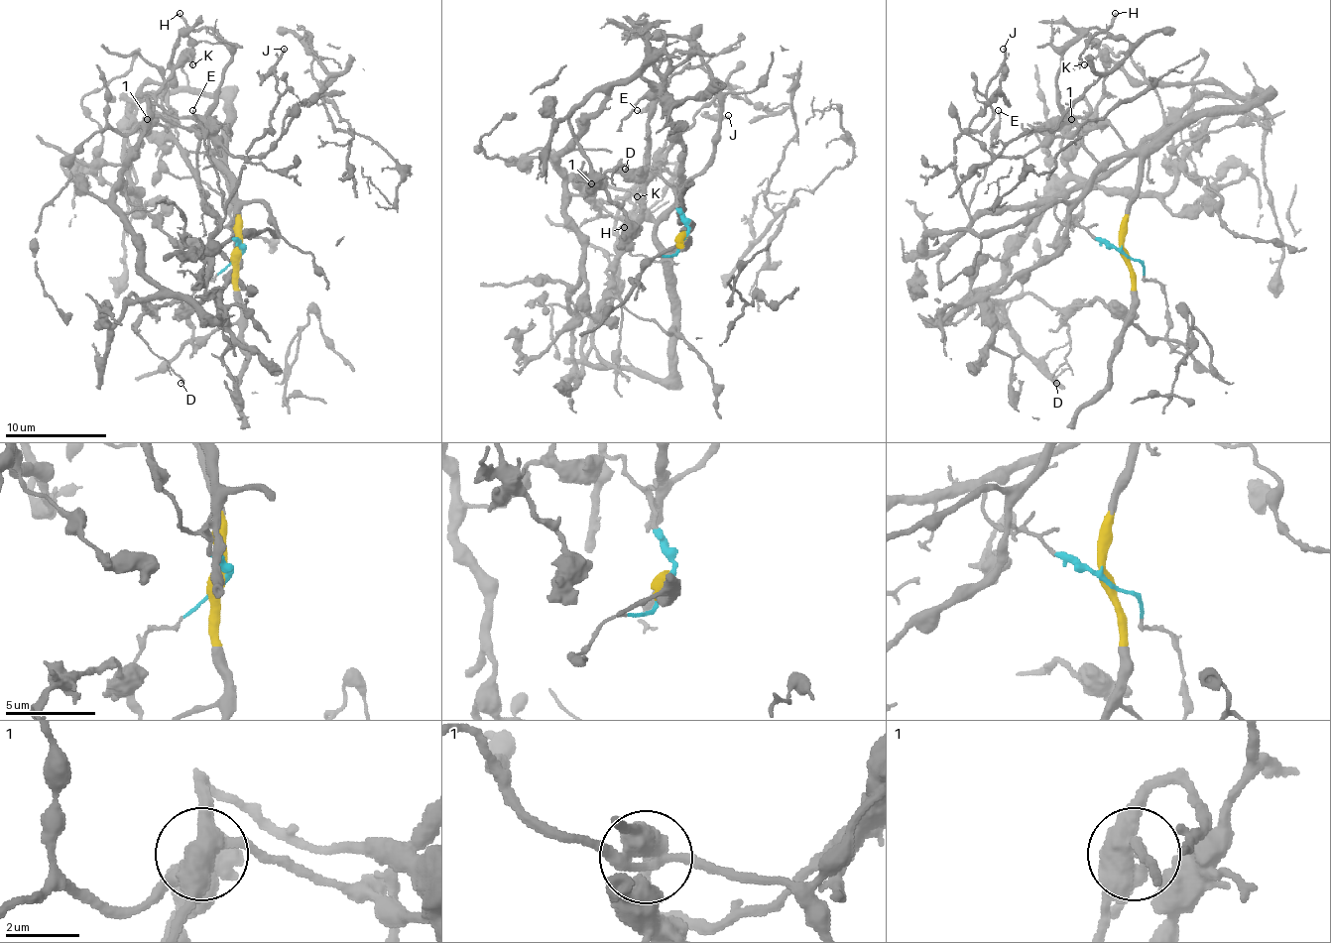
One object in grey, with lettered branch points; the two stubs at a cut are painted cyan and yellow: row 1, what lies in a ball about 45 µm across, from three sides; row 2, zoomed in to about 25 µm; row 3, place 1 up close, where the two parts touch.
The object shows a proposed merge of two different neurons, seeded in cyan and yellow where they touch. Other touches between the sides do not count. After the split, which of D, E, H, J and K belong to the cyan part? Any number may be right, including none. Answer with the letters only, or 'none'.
D, E, H, J, K

